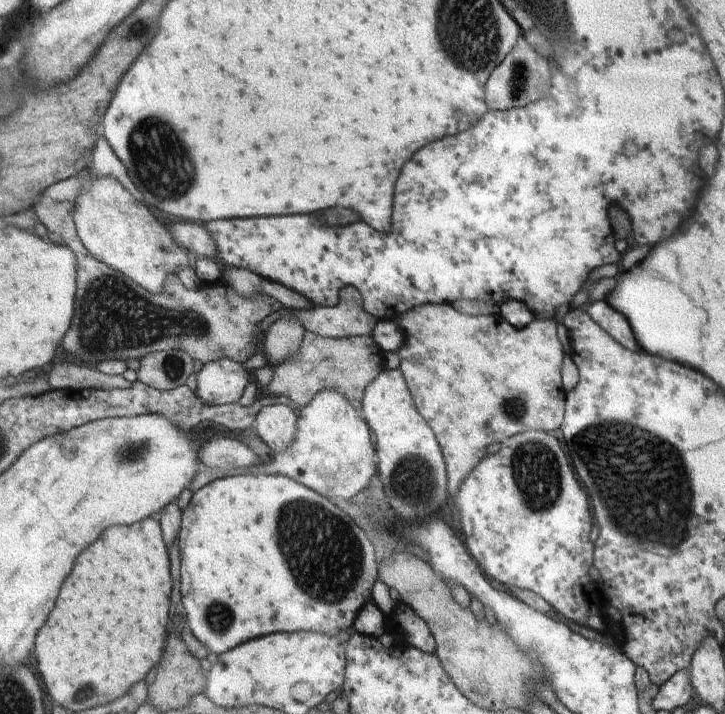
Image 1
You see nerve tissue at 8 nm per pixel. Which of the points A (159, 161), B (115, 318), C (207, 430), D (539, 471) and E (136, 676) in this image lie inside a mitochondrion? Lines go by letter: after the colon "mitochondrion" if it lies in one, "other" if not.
A: mitochondrion
B: mitochondrion
C: other
D: mitochondrion
E: other

